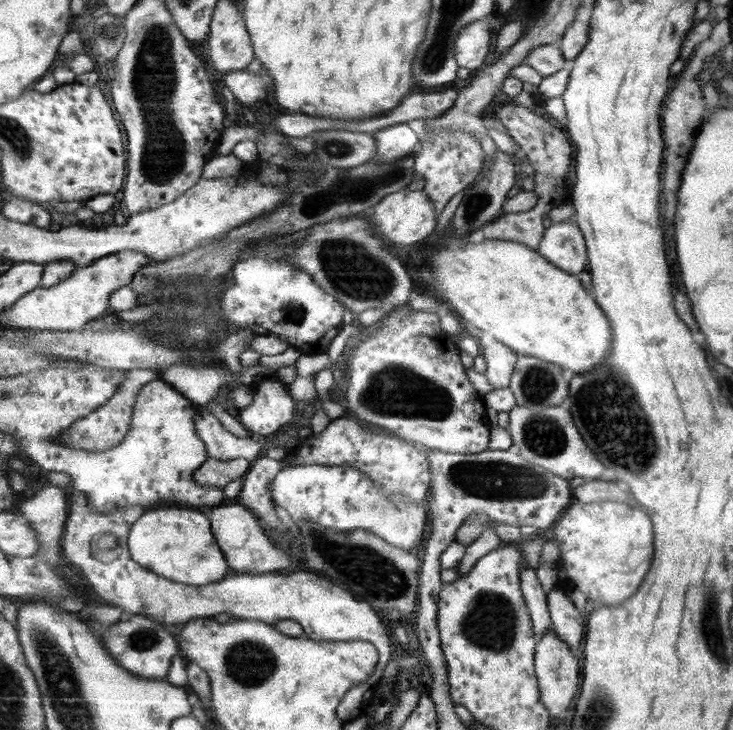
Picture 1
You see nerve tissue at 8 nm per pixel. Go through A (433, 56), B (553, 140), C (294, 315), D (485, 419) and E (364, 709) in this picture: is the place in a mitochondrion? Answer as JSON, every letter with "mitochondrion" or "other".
{"A":"mitochondrion","B":"other","C":"mitochondrion","D":"other","E":"other"}

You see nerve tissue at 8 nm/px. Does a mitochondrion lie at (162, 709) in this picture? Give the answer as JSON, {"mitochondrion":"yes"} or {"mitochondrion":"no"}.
{"mitochondrion":"no"}

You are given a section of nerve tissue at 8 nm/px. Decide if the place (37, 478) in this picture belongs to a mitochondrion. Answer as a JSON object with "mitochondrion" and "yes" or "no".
{"mitochondrion":"no"}

